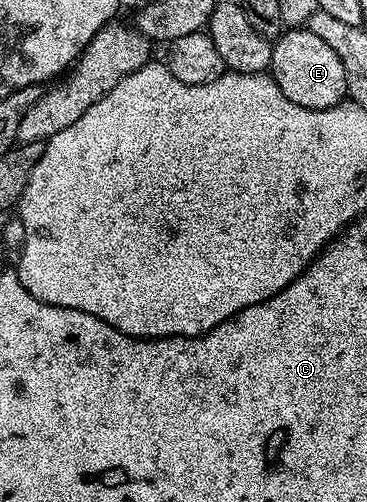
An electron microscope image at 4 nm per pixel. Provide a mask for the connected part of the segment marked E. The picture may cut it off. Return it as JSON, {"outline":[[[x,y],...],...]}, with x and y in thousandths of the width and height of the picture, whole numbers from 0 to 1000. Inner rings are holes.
{"outline":[[[787,56],[744,84],[738,151],[749,167],[804,207],[826,215],[902,215],[943,201],[948,189],[946,149],[935,125],[910,98],[858,72],[839,56]]]}

